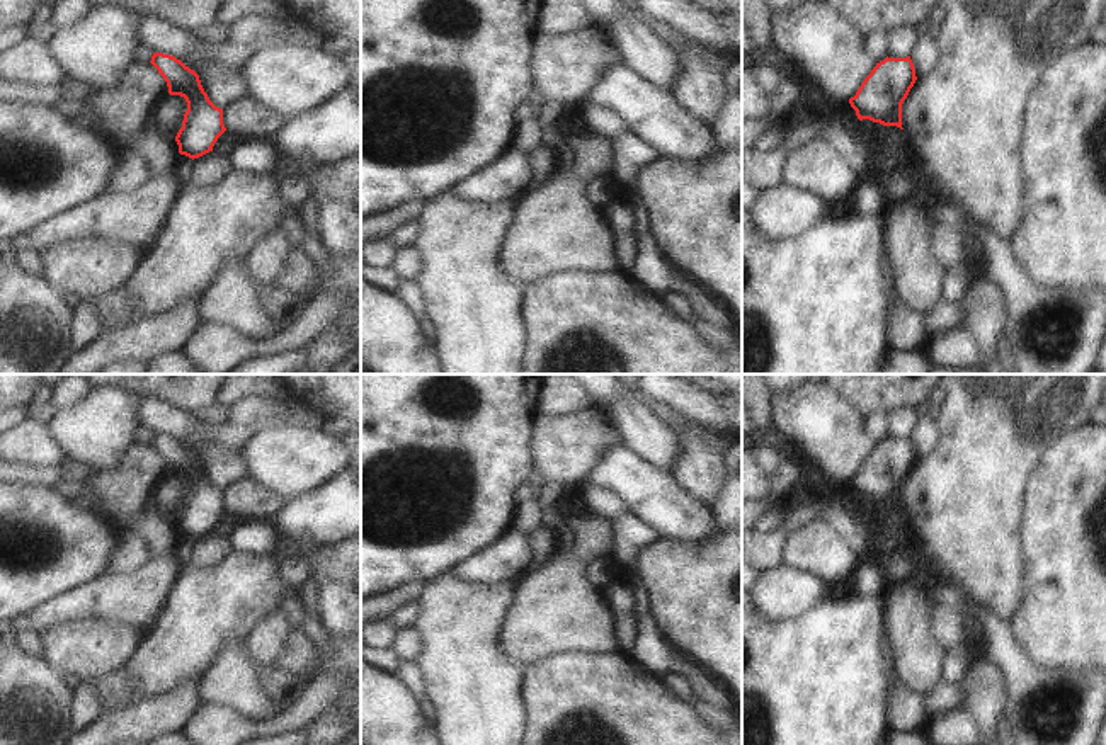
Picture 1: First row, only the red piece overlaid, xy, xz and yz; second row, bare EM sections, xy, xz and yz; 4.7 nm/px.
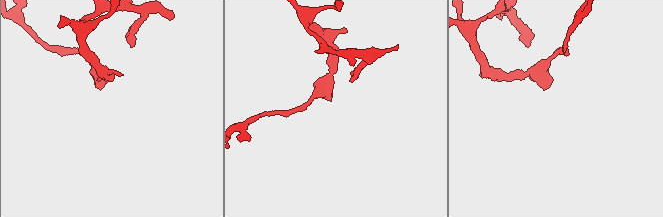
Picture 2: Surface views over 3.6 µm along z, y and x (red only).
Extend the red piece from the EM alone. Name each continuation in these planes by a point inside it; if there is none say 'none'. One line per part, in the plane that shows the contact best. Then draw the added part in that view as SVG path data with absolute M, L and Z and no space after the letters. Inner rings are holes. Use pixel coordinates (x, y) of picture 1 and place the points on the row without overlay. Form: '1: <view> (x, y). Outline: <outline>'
none.

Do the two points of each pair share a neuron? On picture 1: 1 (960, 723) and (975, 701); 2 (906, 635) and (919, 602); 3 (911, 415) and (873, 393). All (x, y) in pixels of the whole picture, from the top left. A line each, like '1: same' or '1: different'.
1: different
2: same
3: different

